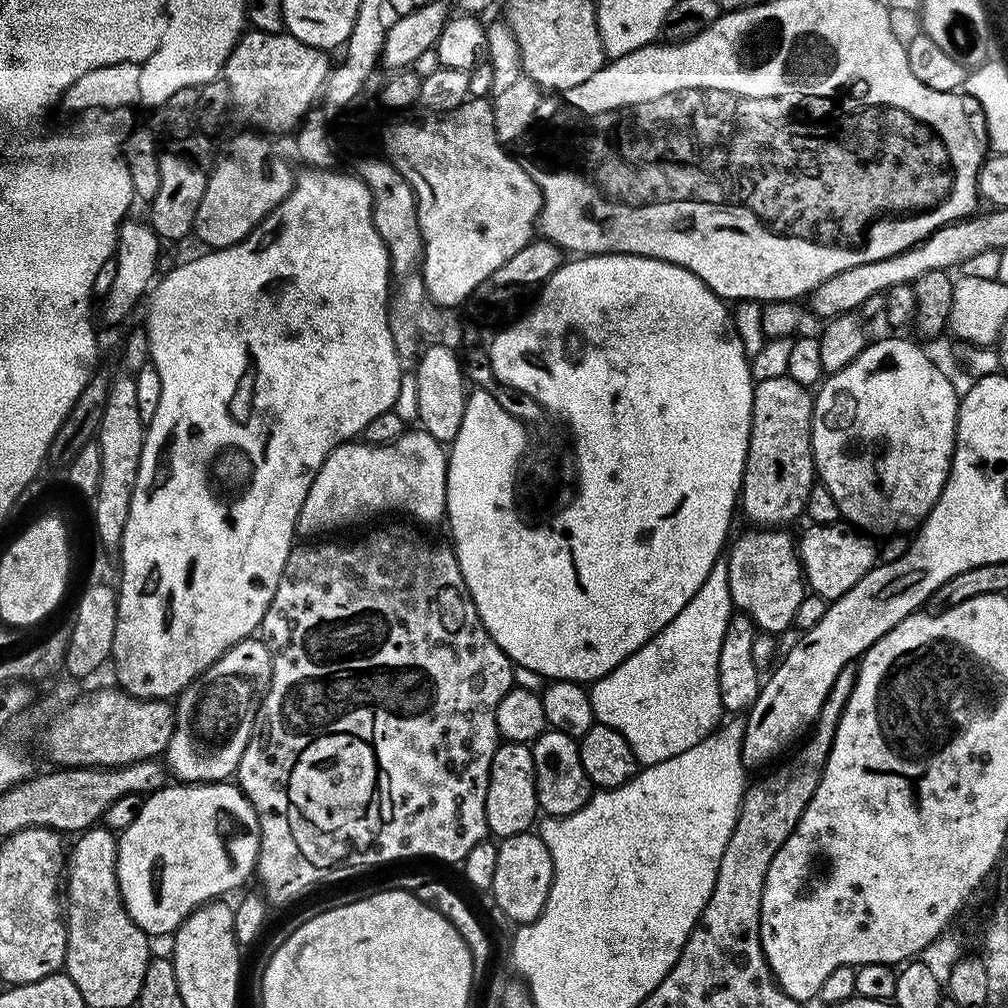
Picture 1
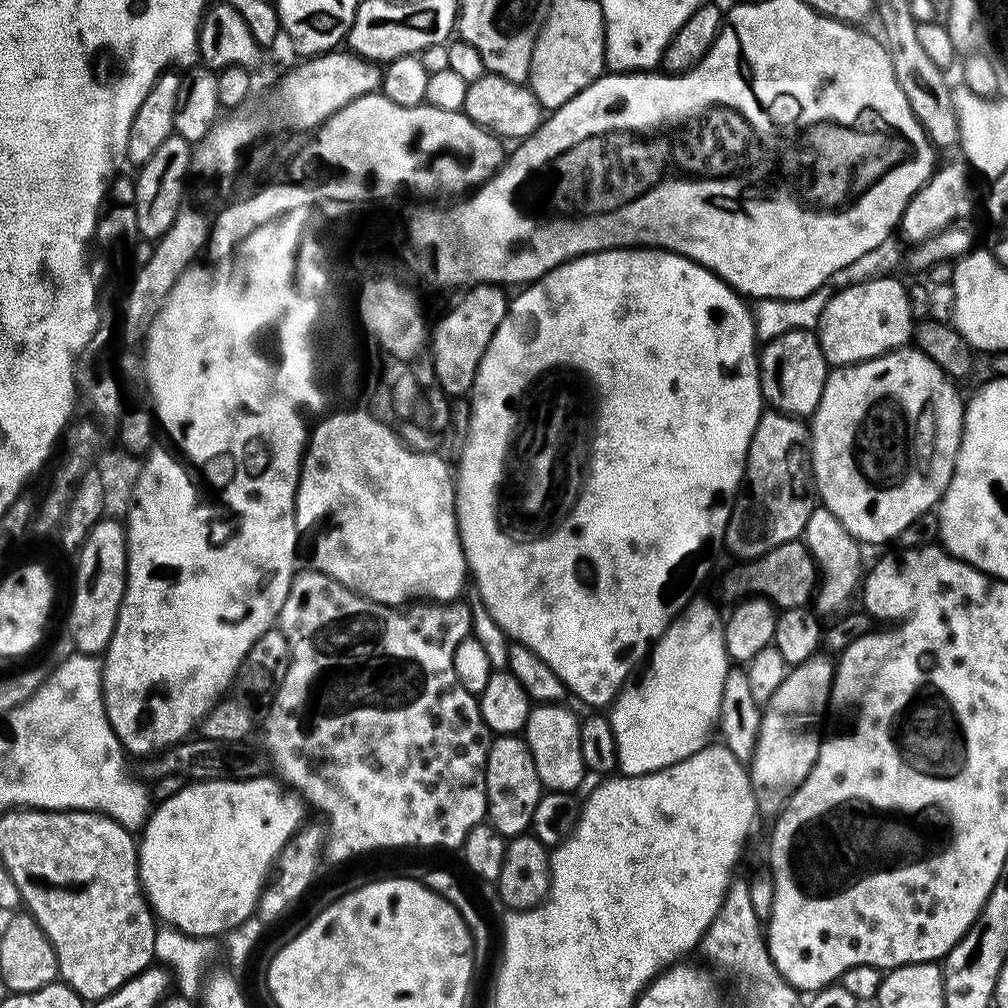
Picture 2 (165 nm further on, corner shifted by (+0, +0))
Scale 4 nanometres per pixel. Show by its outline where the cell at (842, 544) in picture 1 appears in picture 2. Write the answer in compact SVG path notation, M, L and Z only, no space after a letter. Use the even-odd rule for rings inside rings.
M800 540L779 544L774 550L741 563L739 566L741 568L726 573L724 581L720 584L728 602L735 601L745 594L751 594L772 601L780 610L803 608L809 603L818 584L818 569L808 552L808 545Z

